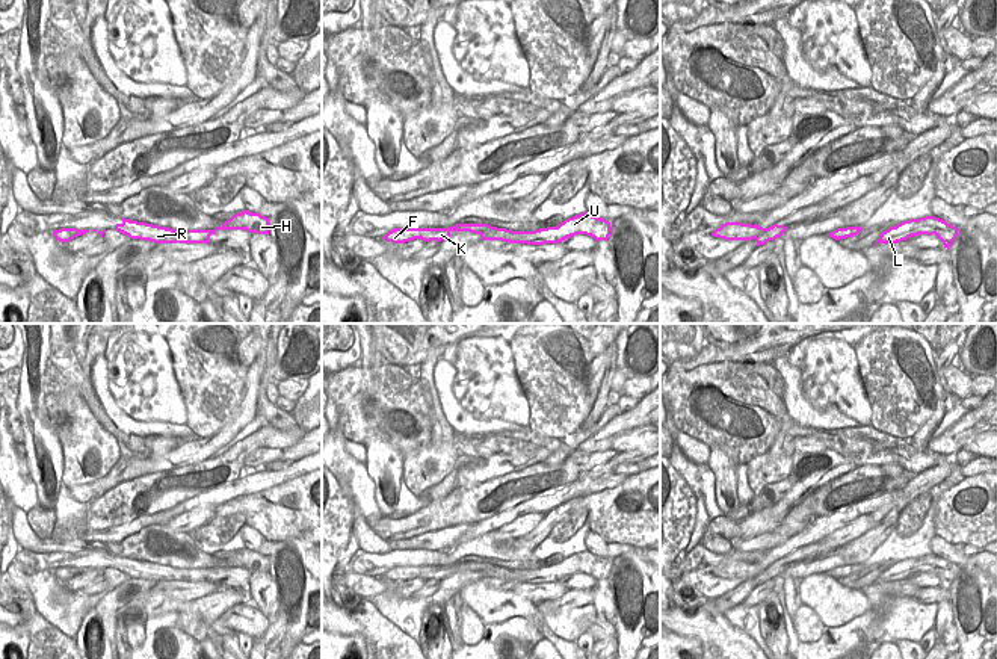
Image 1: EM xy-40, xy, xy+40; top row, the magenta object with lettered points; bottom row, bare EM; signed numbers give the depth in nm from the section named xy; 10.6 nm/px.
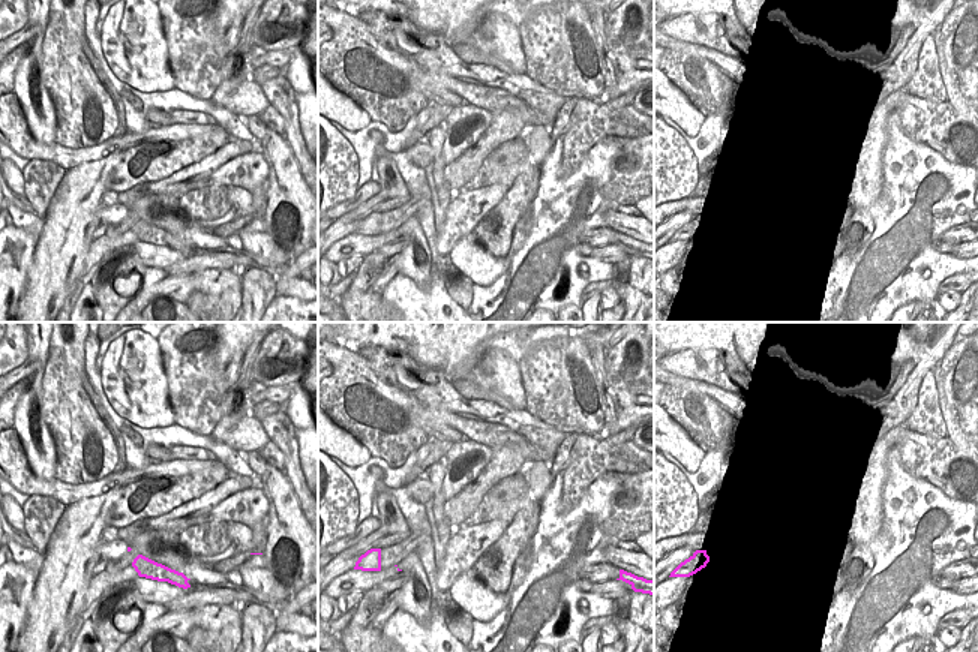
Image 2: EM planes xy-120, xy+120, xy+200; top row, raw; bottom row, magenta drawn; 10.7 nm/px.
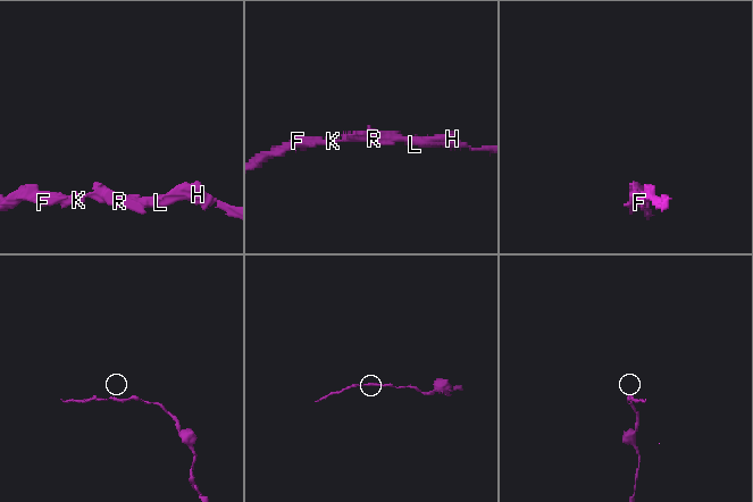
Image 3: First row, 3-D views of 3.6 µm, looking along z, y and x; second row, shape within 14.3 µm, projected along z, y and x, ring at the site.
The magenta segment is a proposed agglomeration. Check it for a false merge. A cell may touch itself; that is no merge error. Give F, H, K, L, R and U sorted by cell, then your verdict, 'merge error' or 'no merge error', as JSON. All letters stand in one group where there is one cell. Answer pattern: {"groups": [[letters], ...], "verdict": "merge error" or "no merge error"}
{"groups": [["F", "H", "K", "L", "R", "U"]], "verdict": "no merge error"}

